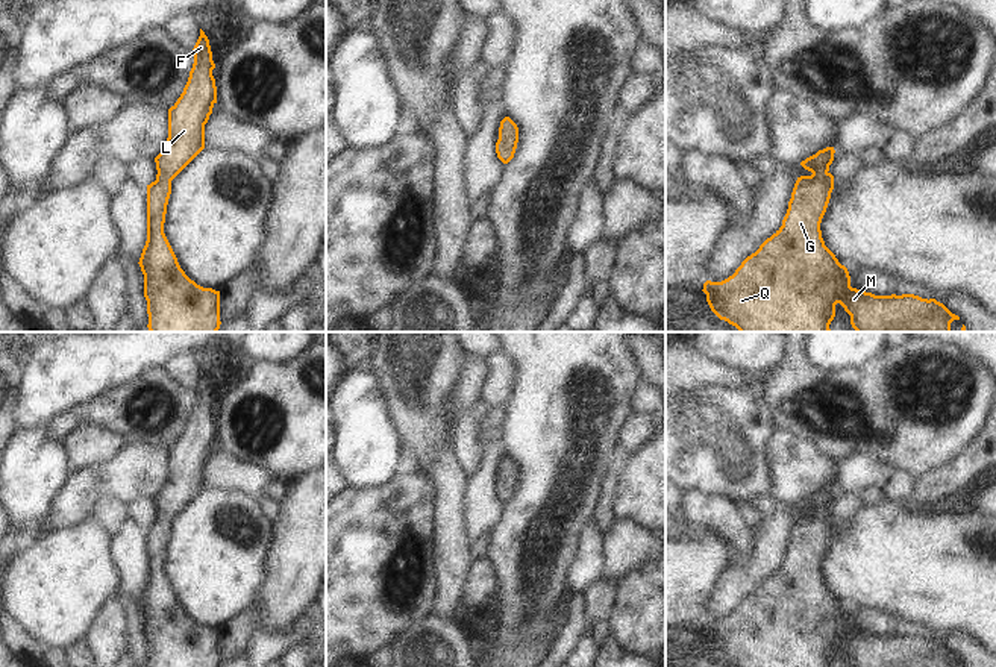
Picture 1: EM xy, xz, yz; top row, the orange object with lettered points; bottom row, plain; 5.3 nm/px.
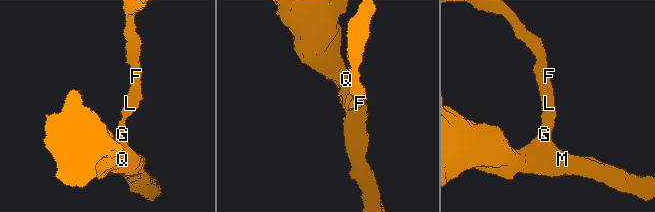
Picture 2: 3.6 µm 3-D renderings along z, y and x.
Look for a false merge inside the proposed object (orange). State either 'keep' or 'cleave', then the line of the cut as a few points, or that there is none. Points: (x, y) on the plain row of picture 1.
keep; no cut

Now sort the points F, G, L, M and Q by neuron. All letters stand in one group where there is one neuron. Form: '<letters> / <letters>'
F G L M Q

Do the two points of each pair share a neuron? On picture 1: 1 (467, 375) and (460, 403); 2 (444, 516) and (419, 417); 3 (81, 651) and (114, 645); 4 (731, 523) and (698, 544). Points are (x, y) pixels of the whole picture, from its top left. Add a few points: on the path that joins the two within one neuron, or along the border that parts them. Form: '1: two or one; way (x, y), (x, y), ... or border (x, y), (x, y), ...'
1: one; way (467, 382), (464, 396)
2: one; way (444, 491), (443, 458), (432, 441)
3: two; border (84, 640), (90, 651)
4: two; border (696, 523), (714, 529), (729, 543)

